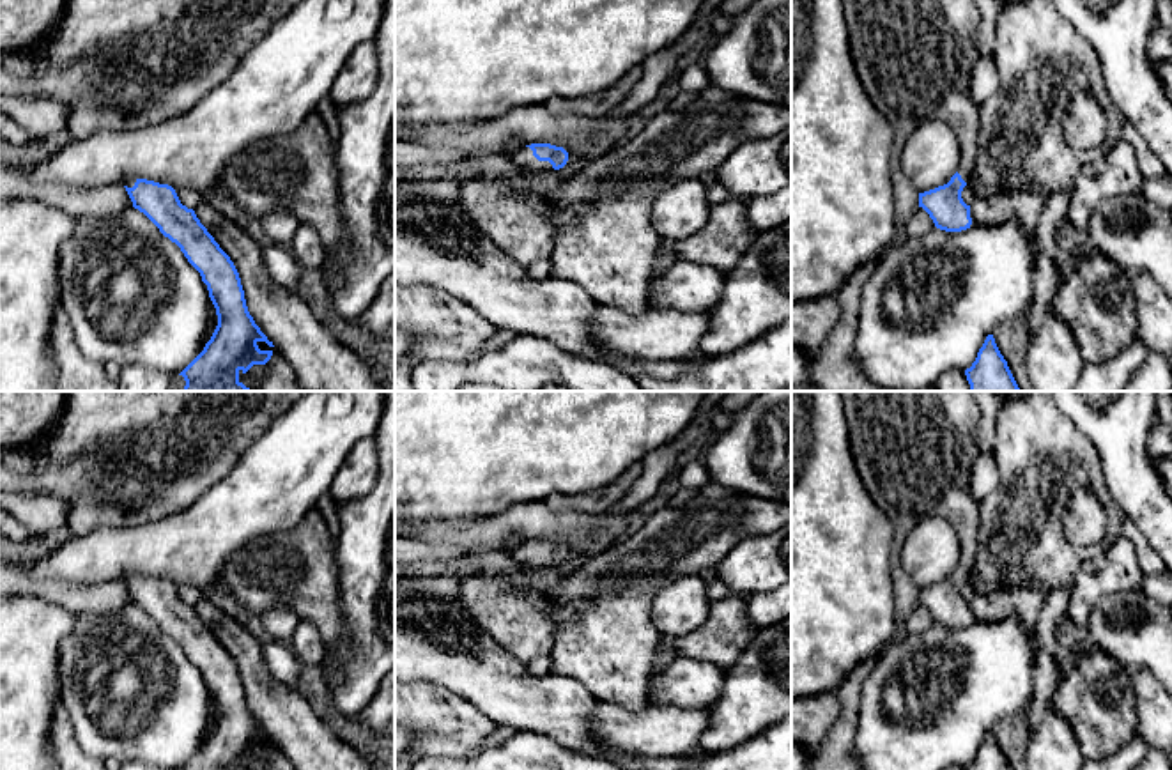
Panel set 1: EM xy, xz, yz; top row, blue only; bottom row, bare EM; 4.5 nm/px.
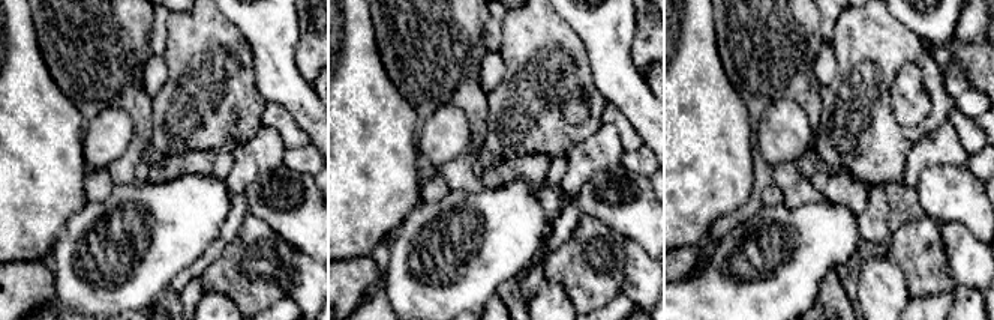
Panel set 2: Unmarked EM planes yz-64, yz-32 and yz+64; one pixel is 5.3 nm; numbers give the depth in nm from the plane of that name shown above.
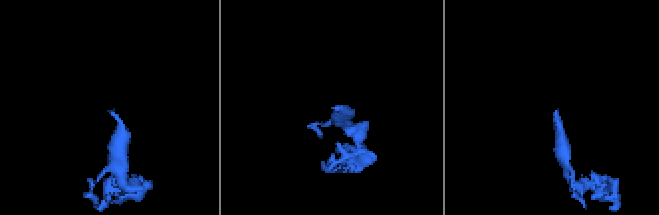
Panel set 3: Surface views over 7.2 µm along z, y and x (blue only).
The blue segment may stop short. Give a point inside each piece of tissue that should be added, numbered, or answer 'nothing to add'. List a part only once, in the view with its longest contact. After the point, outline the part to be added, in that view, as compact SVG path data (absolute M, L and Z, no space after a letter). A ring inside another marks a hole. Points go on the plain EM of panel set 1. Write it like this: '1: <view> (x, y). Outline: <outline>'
1: xz (524, 554). Outline: M522 543L520 547L517 547L515 551L512 551L513 559L517 559L520 565L526 565L533 570L538 568L551 568L554 566L552 561L549 558L538 558L533 552L533 547L529 543Z

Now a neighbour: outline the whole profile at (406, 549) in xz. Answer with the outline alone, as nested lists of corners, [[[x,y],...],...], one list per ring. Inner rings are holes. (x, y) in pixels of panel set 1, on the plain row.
[[[395,536],[395,563],[418,563],[425,559],[466,558],[469,552],[450,543],[425,543],[414,538]]]

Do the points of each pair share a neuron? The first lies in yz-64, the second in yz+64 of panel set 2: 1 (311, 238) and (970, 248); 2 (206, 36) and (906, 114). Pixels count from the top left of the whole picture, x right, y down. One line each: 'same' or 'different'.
1: different
2: different

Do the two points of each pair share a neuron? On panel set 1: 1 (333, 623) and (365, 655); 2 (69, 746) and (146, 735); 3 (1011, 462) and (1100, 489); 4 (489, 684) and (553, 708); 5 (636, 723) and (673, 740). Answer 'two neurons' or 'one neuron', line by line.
1: two neurons
2: two neurons
3: one neuron
4: one neuron
5: one neuron

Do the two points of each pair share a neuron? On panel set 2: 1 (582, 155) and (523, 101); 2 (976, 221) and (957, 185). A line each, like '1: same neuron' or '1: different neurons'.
1: different neurons
2: same neuron

